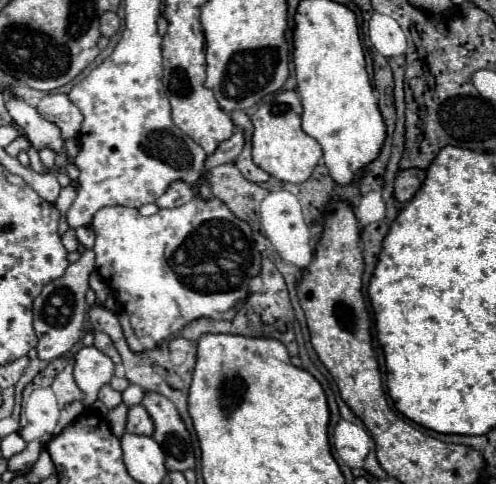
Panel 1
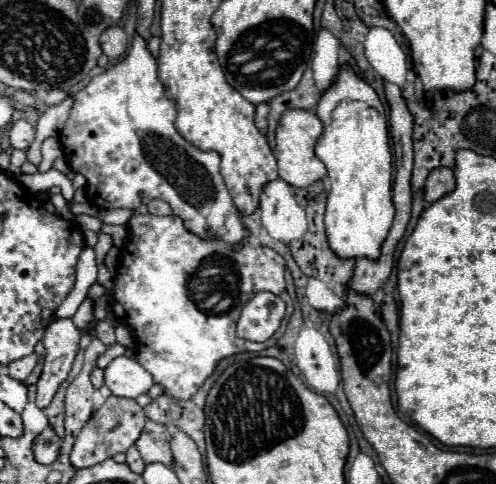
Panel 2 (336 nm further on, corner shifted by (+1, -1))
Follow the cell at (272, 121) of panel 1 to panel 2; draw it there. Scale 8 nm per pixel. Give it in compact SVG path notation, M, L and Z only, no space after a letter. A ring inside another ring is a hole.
M288 109L282 113L276 127L276 161L278 161L278 177L290 183L292 187L308 187L314 181L326 175L324 163L314 155L314 143L322 133L322 121L314 111L306 109Z

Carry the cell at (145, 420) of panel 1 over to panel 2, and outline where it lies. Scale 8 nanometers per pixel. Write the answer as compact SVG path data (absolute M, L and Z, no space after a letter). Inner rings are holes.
M146 421L138 441L136 449L140 451L142 459L148 461L160 461L164 465L172 465L172 453L170 453L170 431L166 425L160 425L156 421Z

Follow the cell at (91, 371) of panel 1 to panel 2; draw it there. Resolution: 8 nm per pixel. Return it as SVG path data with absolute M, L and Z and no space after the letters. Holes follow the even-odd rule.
M116 357L104 369L104 383L116 397L136 399L152 387L152 375L130 357Z

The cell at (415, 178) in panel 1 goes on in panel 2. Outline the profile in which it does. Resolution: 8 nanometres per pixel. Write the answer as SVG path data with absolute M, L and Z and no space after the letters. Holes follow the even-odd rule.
M438 167L434 171L430 171L426 185L424 185L424 199L428 203L438 201L440 197L444 197L446 193L450 193L454 189L454 173L452 169L446 167Z

